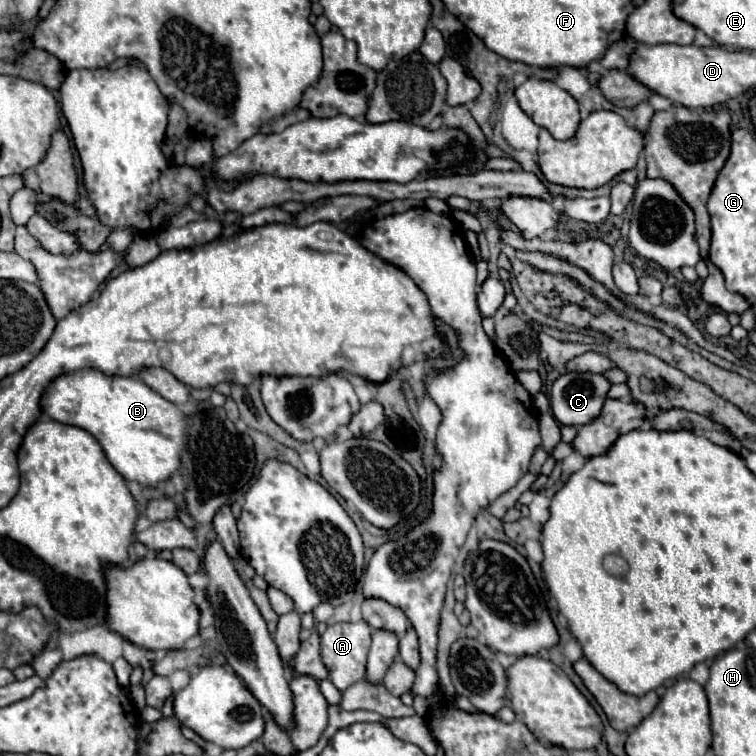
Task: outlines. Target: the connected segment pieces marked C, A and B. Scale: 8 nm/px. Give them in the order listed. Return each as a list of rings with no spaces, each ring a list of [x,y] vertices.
[[[565,373],[551,389],[551,411],[561,425],[589,425],[603,409],[611,381],[595,373]]]
[[[365,621],[359,623],[337,623],[329,625],[321,635],[321,657],[325,667],[329,669],[329,677],[337,689],[347,689],[349,685],[361,681],[365,677],[365,663],[371,645],[371,627]]]
[[[95,369],[61,375],[45,391],[41,409],[59,423],[89,431],[127,481],[155,487],[181,469],[189,421],[175,403],[163,399],[139,377],[107,377]]]

